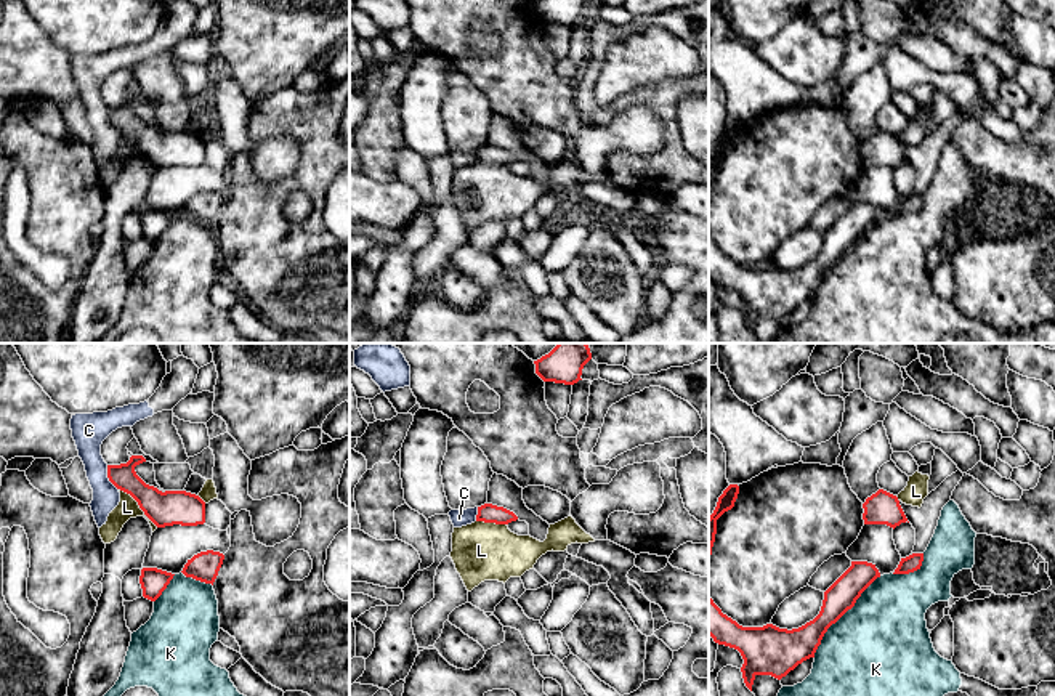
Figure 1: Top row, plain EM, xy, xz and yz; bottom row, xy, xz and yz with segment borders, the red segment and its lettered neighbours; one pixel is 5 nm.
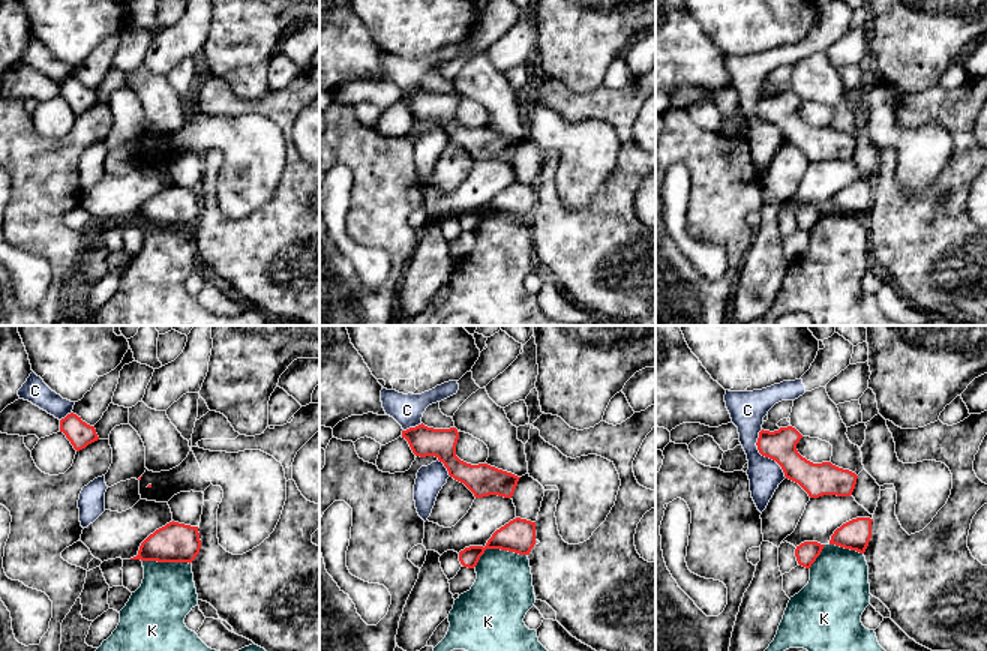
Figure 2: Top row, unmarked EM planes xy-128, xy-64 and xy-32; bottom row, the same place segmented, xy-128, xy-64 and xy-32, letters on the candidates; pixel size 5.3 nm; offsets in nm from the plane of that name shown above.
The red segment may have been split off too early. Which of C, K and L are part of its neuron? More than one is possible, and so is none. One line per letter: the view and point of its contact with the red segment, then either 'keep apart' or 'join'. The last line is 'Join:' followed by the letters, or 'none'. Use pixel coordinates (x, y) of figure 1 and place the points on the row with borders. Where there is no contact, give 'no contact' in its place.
C: xy (109, 478) | keep apart
K: yz (842, 615) | keep apart
L: xy (138, 504) | keep apart
Join: none

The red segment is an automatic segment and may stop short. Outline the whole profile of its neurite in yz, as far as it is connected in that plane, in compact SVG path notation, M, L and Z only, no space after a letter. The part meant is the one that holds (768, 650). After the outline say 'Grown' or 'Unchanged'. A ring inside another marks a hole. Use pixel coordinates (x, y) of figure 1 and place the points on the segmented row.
M851 561L851 566L824 592L819 614L798 629L742 627L709 597L709 635L715 643L741 653L746 686L752 691L757 675L786 677L803 661L814 658L827 629L851 609L861 593L880 577L875 564Z. Unchanged

